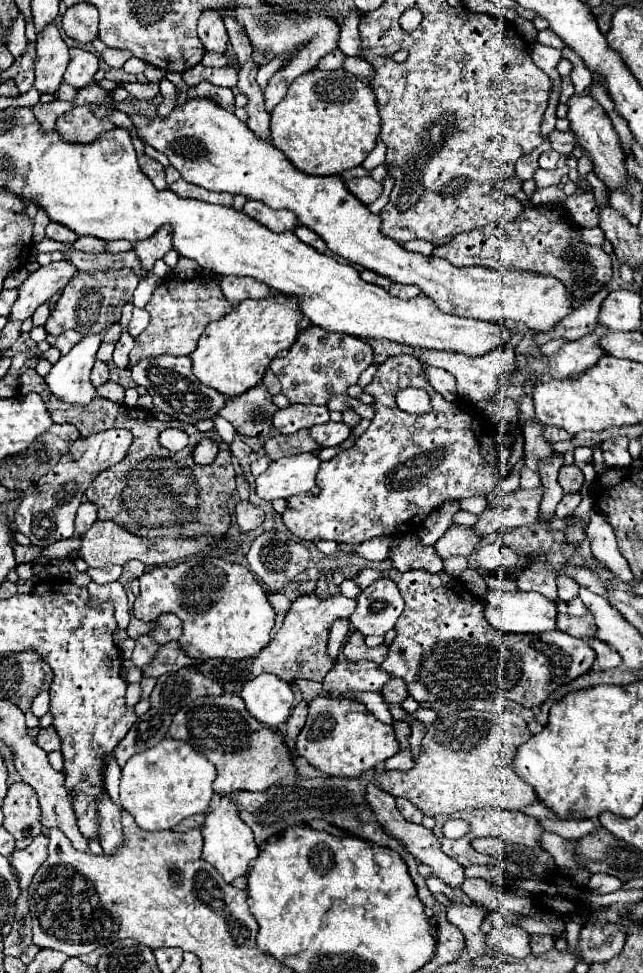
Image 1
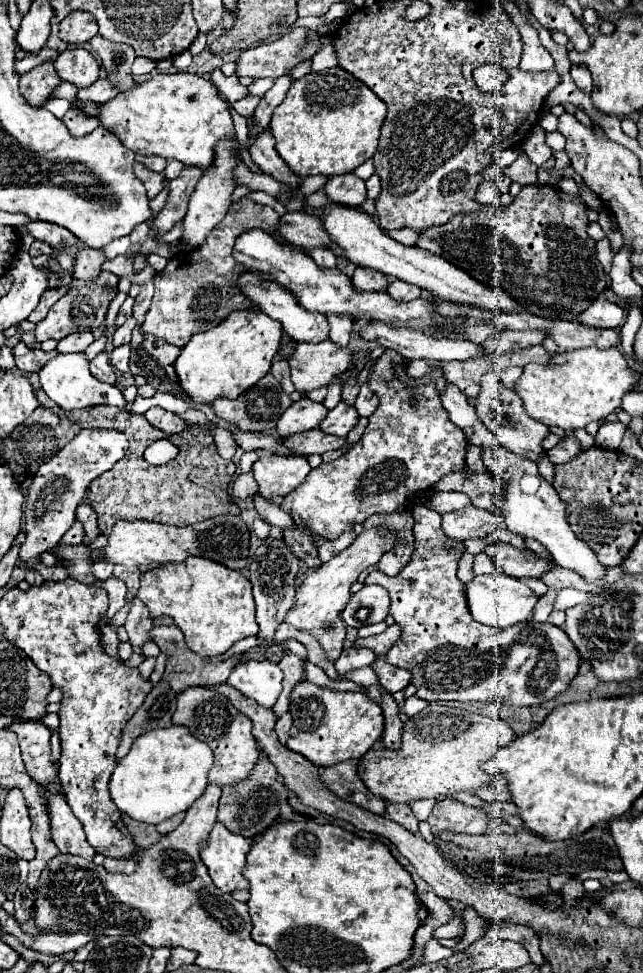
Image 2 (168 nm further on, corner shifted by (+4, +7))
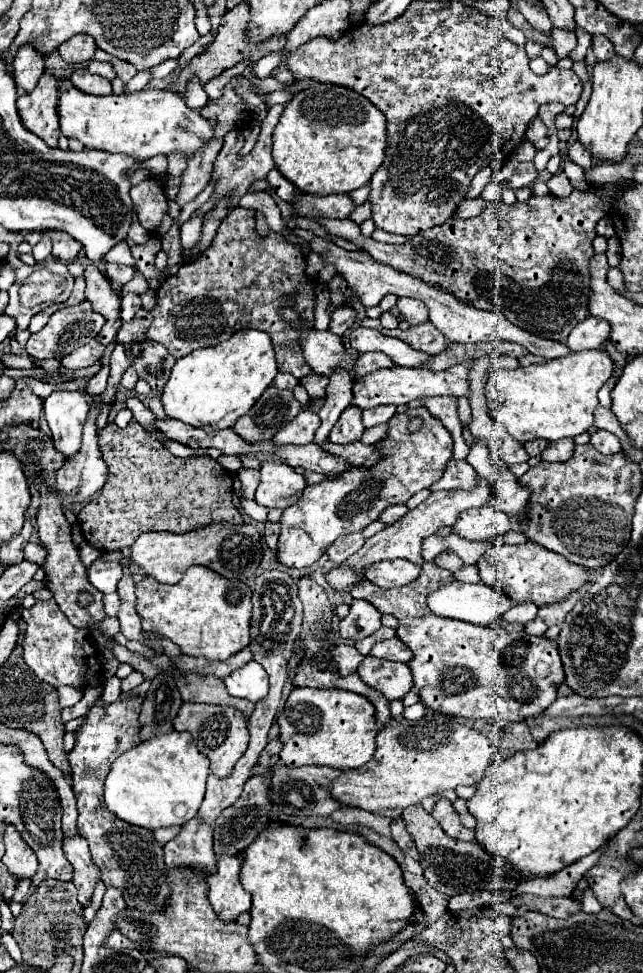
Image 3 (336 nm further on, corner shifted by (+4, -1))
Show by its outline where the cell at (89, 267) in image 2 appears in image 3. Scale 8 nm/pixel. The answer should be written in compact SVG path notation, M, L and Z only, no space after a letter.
M88 264L84 268L84 278L86 278L86 300L92 304L94 312L98 312L98 314L102 314L106 318L106 324L100 330L98 340L104 346L108 346L108 344L114 342L116 332L122 326L118 294L110 288L106 276L94 264Z

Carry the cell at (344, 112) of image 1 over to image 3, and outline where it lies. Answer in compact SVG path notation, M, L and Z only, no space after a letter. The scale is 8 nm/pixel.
M314 82L286 104L272 138L278 172L300 192L316 196L350 194L368 184L384 162L386 116L354 90Z

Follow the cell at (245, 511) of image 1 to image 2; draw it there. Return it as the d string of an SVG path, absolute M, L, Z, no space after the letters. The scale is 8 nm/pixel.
M240 474L236 478L236 482L232 484L232 496L234 498L240 498L240 500L246 500L246 498L252 498L254 494L258 492L258 484L254 484L254 478L248 474Z

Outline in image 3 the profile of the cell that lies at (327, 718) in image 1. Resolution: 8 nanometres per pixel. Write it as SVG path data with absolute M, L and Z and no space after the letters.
M294 688L286 700L284 710L276 718L276 724L280 726L280 740L284 744L280 758L288 768L310 764L338 770L358 768L366 764L376 750L378 724L374 714L374 706L364 696L354 692L338 688Z

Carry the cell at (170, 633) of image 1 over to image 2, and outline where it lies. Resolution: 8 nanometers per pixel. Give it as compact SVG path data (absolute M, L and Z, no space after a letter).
M172 624L172 626L154 626L152 629L152 640L162 652L168 654L168 660L166 660L166 670L164 670L164 676L162 680L170 684L170 688L180 694L184 692L188 686L216 686L216 684L224 684L232 672L232 668L238 664L238 656L232 656L224 662L216 662L216 664L206 664L198 654L190 652L184 644L184 635L182 630Z

